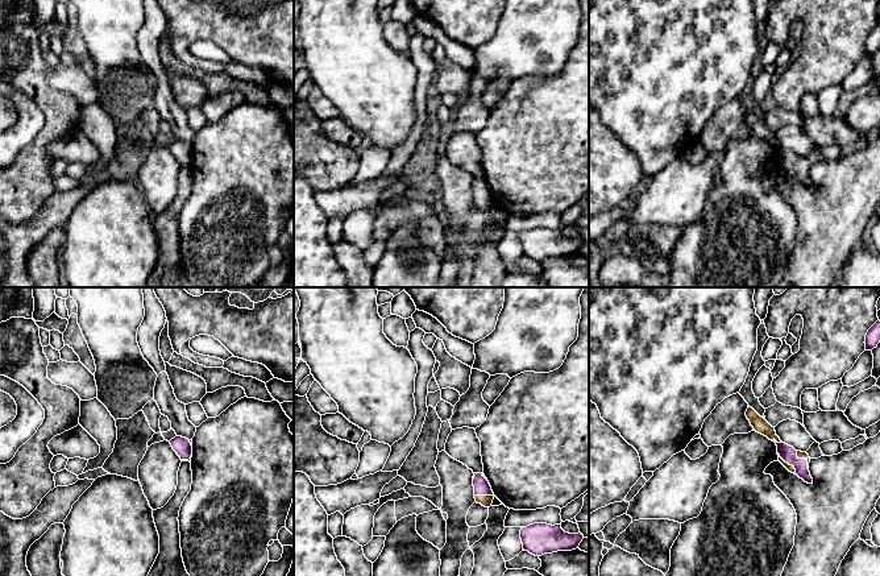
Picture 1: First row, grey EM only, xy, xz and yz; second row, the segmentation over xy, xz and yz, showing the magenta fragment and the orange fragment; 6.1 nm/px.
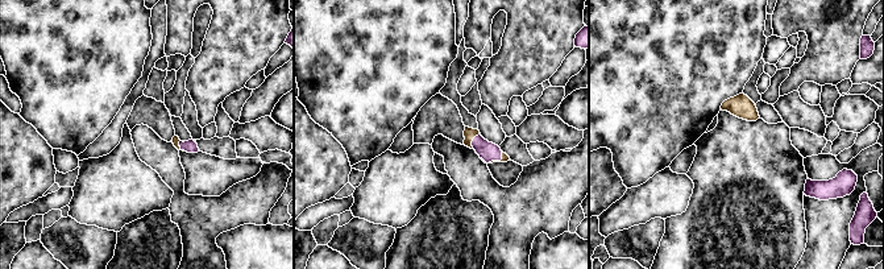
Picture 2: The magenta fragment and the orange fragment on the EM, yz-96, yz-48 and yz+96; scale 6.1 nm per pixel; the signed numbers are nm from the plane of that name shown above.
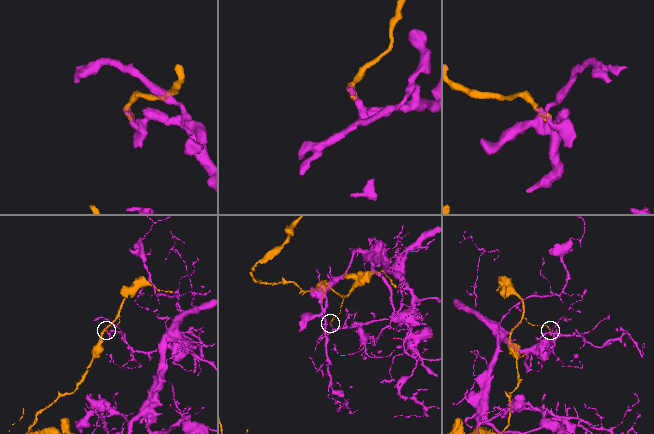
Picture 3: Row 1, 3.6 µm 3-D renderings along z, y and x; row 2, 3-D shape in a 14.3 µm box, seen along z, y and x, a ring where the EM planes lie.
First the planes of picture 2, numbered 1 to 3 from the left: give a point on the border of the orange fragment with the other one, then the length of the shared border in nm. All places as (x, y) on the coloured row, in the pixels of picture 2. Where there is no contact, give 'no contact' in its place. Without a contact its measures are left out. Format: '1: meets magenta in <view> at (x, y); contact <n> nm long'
1: meets magenta in yz-96 at (179, 145); contact 60 nm long
2: meets magenta in yz-48 at (473, 140); contact 110 nm long
3: no contact

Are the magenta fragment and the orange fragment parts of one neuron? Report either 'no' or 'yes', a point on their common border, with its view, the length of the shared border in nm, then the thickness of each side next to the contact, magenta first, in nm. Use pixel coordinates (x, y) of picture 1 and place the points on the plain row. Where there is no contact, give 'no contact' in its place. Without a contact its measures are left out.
no | yz (788, 168) | 170 nm | 100/50 nm

